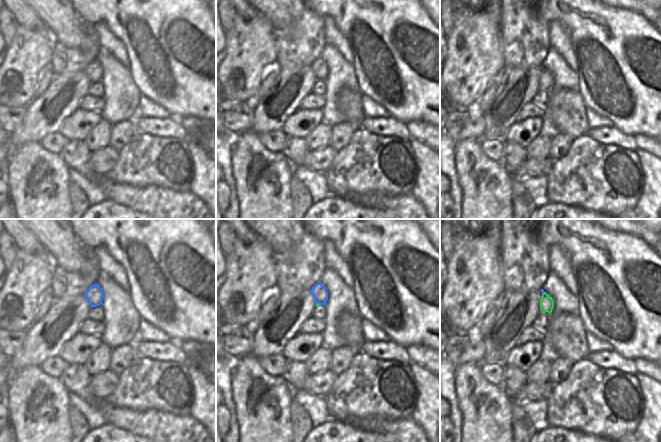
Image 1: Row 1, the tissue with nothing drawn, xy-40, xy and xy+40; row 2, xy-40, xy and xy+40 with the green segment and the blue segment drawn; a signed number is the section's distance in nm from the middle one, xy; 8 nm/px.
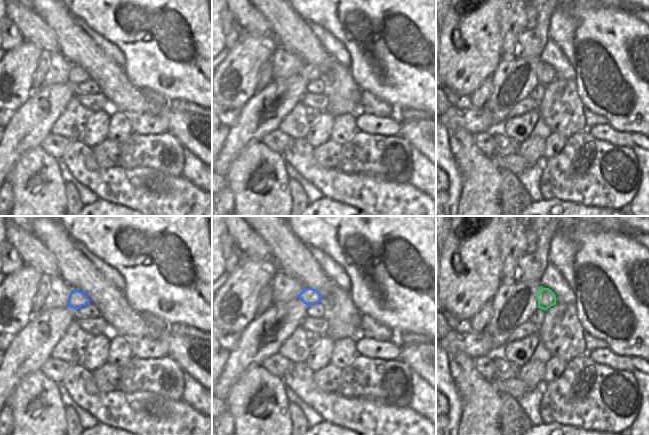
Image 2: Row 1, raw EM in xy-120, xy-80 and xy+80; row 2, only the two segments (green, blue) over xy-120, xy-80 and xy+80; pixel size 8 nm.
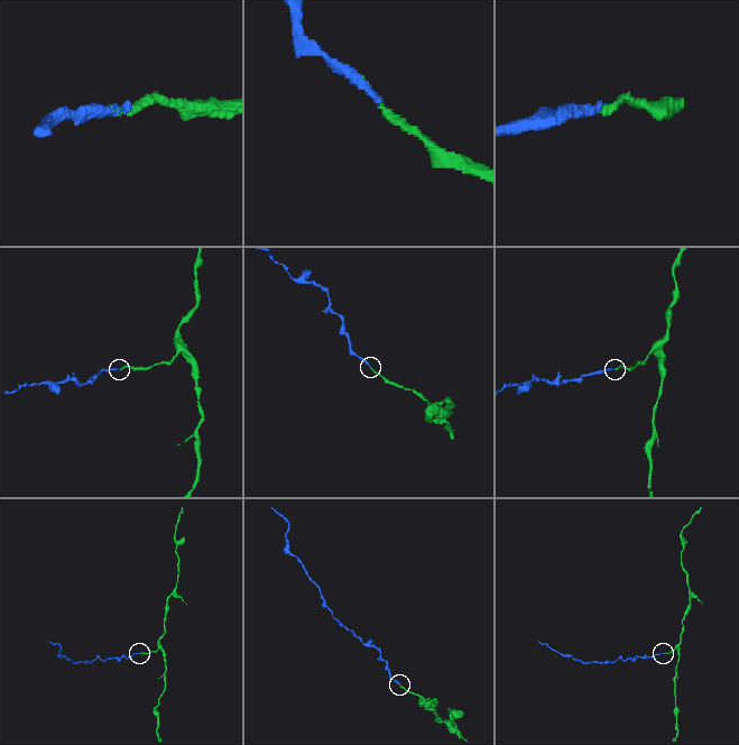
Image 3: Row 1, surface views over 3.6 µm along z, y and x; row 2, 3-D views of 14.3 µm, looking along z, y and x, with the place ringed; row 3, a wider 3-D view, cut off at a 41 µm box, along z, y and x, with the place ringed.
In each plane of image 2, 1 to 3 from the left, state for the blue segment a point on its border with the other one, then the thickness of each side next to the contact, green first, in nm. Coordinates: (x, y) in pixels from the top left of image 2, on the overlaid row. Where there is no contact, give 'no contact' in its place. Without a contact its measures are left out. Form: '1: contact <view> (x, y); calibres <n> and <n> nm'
1: no contact
2: no contact
3: no contact

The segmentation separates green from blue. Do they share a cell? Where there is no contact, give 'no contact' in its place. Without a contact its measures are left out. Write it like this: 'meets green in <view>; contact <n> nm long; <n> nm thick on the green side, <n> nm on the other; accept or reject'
meets green in xy; contact 40 nm long; 30 nm thick on the green side, 120 nm on the other; accept

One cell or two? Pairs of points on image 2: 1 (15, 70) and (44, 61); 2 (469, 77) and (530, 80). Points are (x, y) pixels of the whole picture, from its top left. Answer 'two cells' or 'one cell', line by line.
1: two cells
2: two cells

